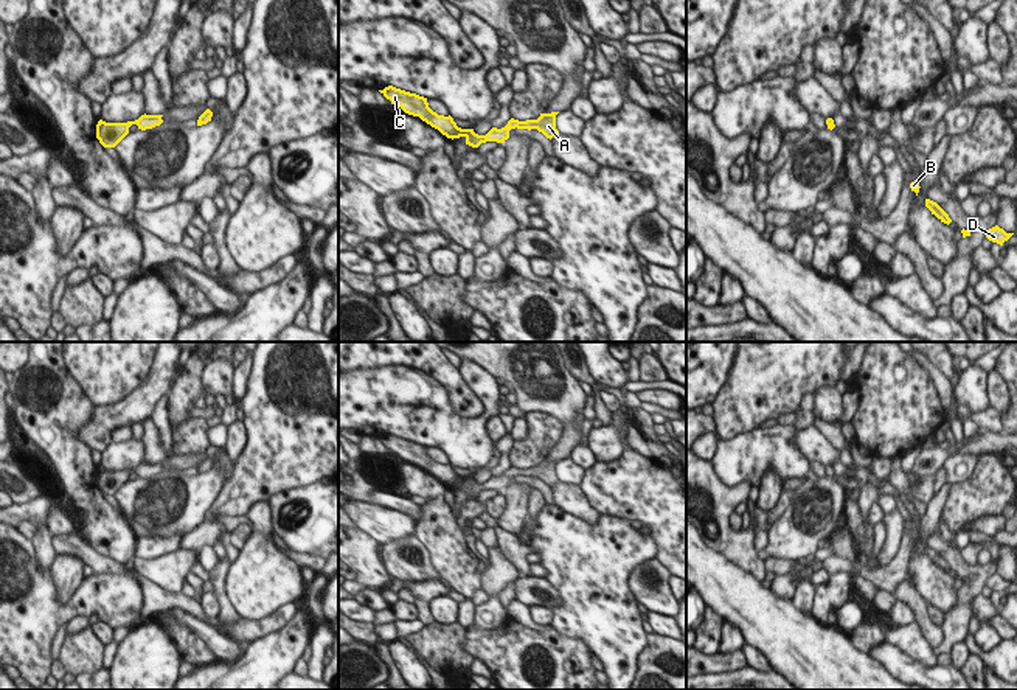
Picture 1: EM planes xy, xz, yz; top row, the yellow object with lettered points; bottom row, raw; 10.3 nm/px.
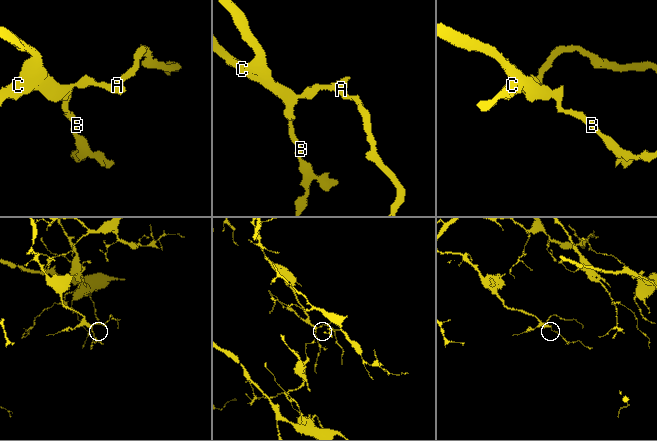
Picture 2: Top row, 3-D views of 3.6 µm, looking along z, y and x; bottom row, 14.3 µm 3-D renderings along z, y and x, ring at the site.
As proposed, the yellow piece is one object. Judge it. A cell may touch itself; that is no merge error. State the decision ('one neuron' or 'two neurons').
one neuron

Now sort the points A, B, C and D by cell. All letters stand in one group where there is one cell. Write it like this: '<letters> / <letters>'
A B C D

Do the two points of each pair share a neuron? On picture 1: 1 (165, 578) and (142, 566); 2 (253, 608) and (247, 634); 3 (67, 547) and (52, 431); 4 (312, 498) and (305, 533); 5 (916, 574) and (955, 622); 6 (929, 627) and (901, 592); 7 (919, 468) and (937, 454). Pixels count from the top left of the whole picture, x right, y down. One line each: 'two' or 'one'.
1: one
2: two
3: two
4: one
5: two
6: one
7: one

